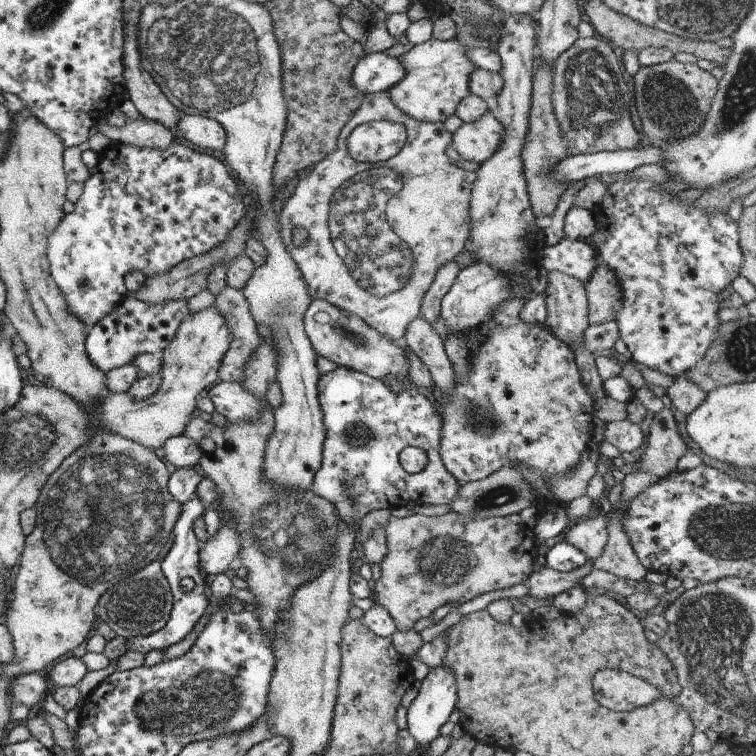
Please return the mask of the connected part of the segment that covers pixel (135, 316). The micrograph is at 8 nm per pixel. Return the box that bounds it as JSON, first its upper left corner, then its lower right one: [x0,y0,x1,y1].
[84,297,188,374]

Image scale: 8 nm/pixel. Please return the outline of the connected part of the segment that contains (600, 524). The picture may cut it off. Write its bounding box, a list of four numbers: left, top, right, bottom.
[560,514,606,561]

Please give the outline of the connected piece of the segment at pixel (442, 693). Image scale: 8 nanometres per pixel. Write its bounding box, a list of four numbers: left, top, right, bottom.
[405,664,456,747]

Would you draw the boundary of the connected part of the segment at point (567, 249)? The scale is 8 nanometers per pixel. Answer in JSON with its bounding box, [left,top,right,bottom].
[539,239,595,283]

